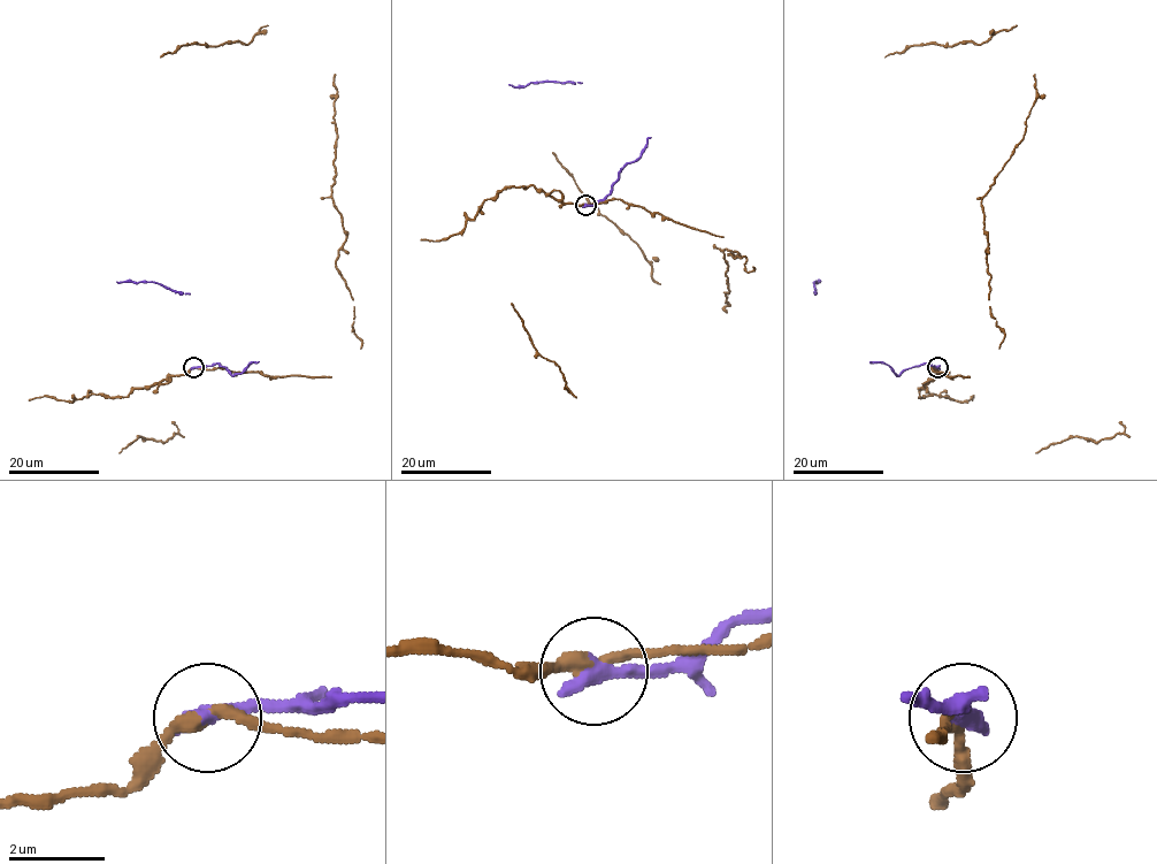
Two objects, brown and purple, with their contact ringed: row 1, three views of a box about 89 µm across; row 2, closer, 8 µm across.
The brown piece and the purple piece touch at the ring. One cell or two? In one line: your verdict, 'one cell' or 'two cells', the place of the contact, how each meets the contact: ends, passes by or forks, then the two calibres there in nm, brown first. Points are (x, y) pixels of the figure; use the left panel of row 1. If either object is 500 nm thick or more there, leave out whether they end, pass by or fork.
two cells | (193, 367) | brown passes by | purple ends | 240/440 nm

